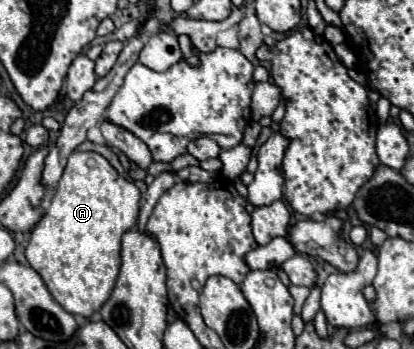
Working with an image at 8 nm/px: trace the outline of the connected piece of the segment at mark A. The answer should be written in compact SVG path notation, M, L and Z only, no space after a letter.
M72 152L68 156L68 166L56 186L46 214L36 222L30 242L26 246L28 264L42 276L52 298L70 314L82 314L90 318L108 300L118 268L120 268L120 238L126 230L136 226L140 210L140 190L134 182L120 176L110 162L98 152Z

